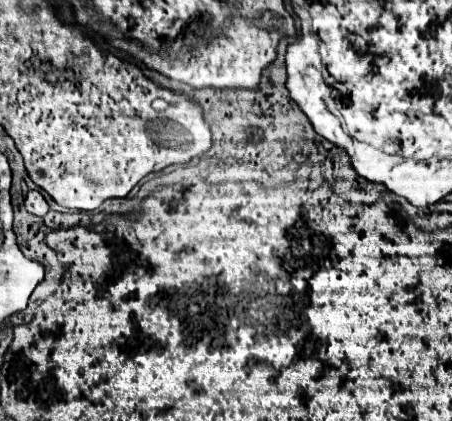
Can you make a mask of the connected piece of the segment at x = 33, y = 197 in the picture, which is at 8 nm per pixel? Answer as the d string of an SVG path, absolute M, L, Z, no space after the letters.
M28 191L24 205L26 205L26 209L28 209L32 215L38 215L38 217L42 217L42 215L48 213L48 203L46 203L46 199L42 197L40 191Z

